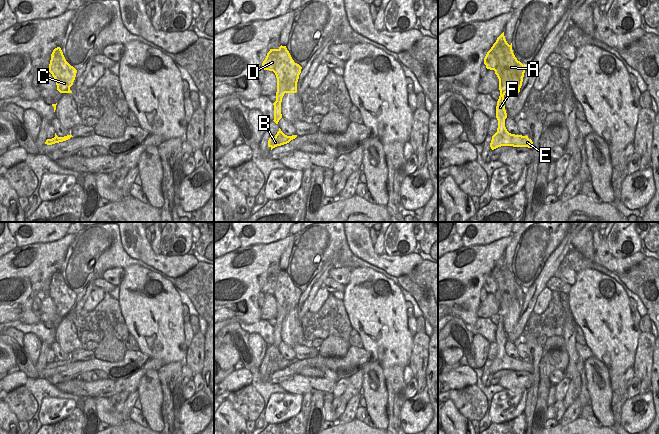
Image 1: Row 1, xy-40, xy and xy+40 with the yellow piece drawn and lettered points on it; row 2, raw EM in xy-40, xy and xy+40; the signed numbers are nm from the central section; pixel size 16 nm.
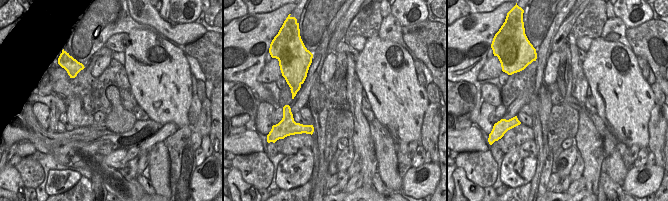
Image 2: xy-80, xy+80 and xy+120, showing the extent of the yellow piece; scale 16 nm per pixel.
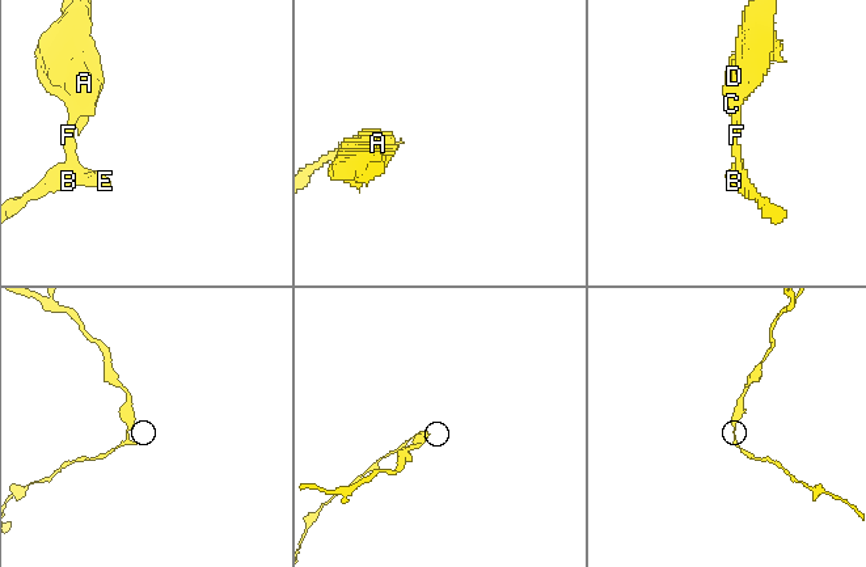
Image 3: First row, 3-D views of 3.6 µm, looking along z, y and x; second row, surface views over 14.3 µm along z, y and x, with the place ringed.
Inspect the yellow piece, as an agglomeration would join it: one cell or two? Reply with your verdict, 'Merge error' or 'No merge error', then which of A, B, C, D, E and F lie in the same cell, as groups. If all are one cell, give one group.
Merge error. Groups: A C D / B E F.

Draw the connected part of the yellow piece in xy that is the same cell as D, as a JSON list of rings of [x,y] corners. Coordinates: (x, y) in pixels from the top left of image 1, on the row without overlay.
[[[286,270],[270,273],[262,287],[262,292],[275,297],[278,324],[282,324],[285,317],[297,316],[297,306],[302,291],[294,286]]]

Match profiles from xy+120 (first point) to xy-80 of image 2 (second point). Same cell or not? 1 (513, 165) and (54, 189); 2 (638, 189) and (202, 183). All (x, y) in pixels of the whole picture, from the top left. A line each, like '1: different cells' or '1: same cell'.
1: same cell
2: same cell

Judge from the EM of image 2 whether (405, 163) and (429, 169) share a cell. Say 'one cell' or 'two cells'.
two cells

